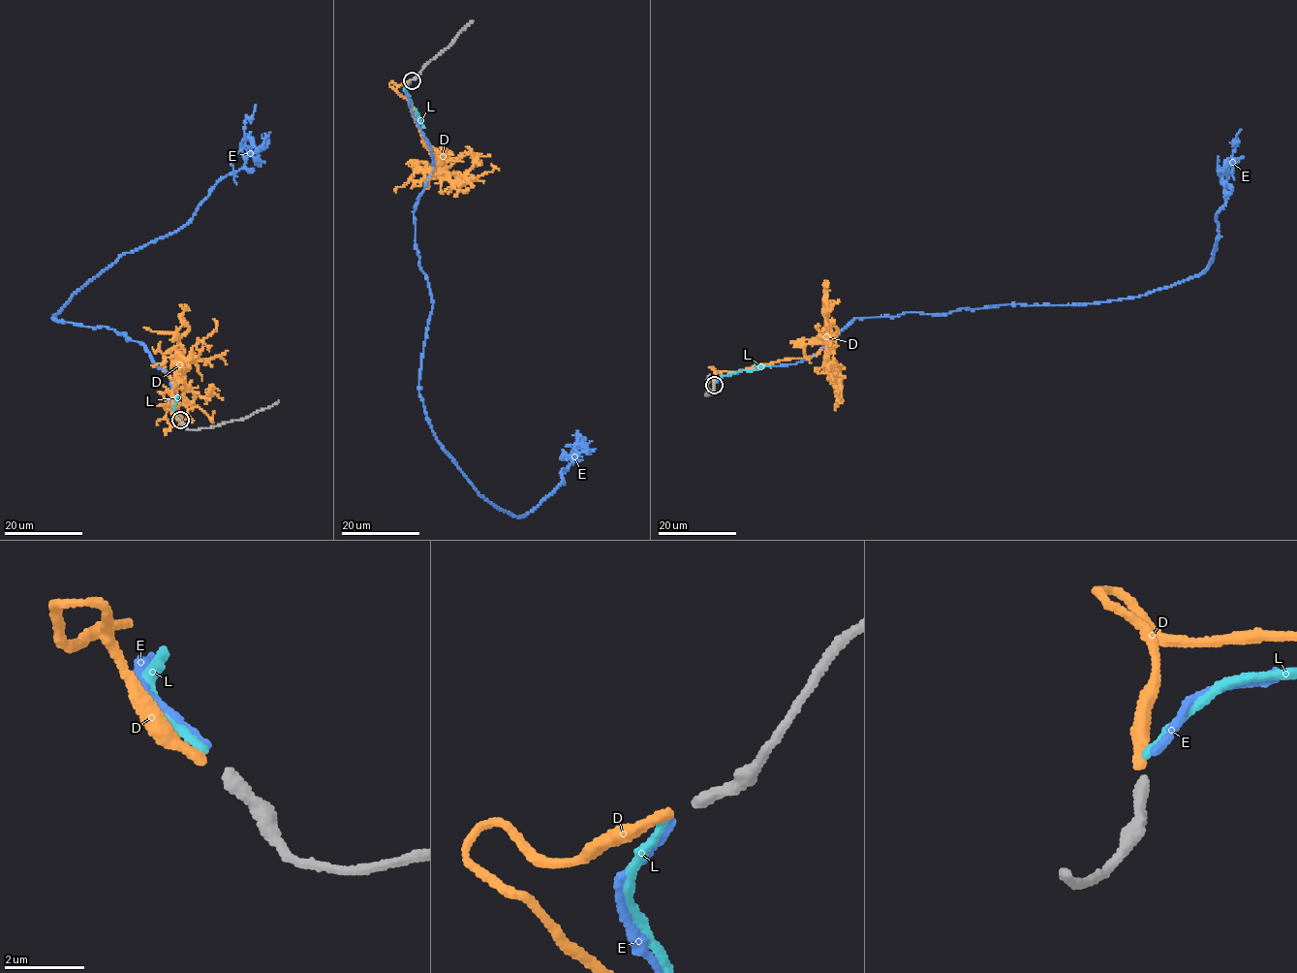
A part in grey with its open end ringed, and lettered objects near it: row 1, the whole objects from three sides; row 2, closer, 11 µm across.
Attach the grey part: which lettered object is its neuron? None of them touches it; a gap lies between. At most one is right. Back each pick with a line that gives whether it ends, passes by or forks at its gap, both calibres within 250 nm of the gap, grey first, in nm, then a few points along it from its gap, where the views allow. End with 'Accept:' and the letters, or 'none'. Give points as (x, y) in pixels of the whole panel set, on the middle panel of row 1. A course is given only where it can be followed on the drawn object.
L: it ends | 320/200 nm | via (410, 80), (406, 93), (425, 128)
Accept: L

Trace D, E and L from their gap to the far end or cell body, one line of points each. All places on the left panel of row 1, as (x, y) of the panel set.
D: (178, 420), (165, 408), (174, 387), (167, 352), (185, 378), (183, 394), (210, 418), (213, 411)
E: (178, 418), (143, 343), (51, 317), (185, 225), (244, 165), (244, 137), (259, 149), (265, 133)
L: (178, 419), (172, 413), (176, 397)

